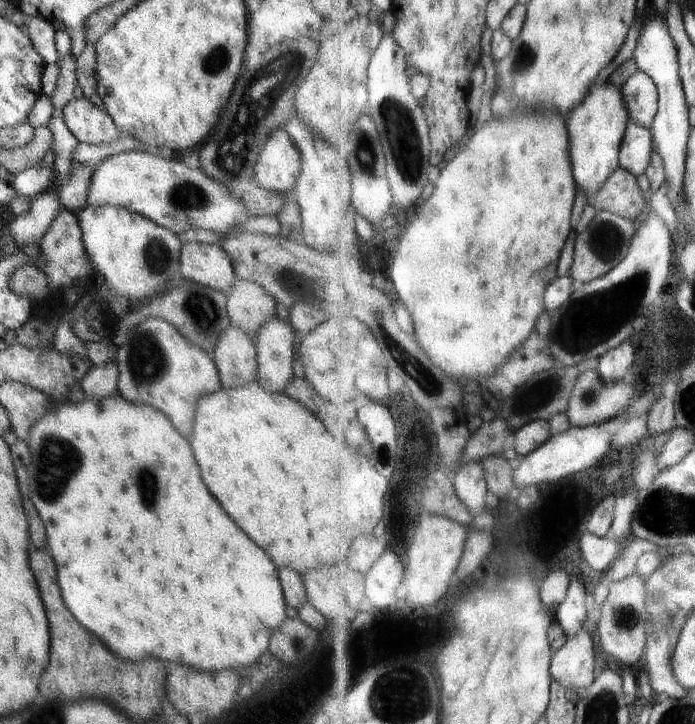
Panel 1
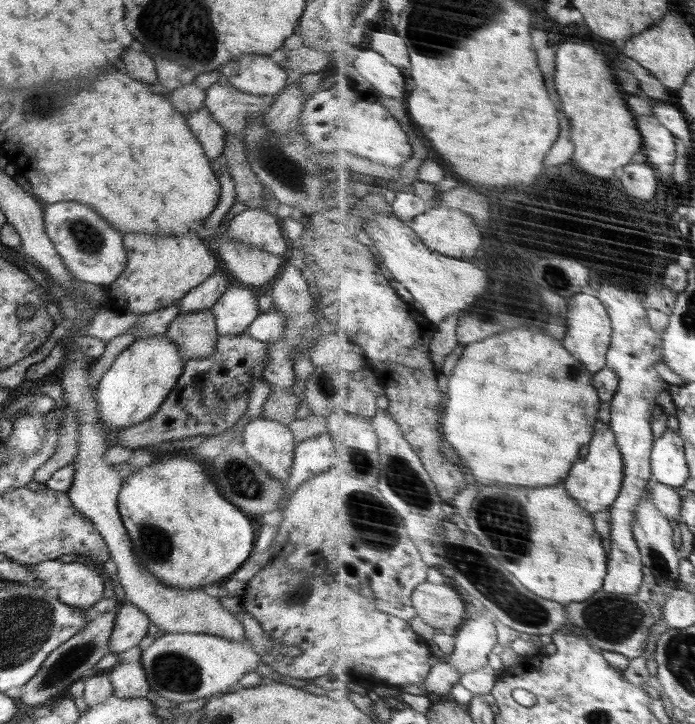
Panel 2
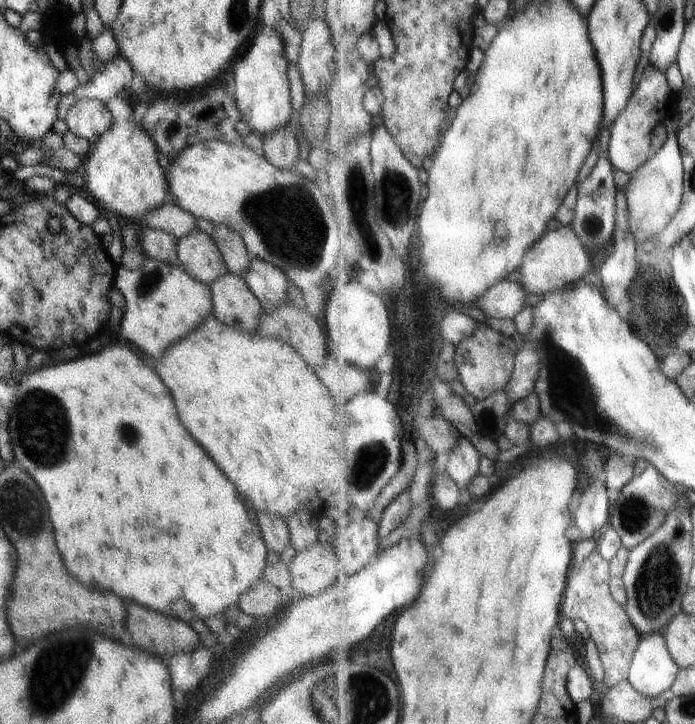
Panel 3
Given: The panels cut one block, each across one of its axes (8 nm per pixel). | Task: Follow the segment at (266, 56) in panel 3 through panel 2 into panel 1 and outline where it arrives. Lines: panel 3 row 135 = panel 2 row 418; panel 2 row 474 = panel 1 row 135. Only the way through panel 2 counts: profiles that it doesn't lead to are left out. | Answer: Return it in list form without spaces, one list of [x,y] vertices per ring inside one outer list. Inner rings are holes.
[[[276,129],[260,154],[255,166],[256,182],[276,195],[286,195],[294,190],[302,168],[301,156],[290,135]]]

